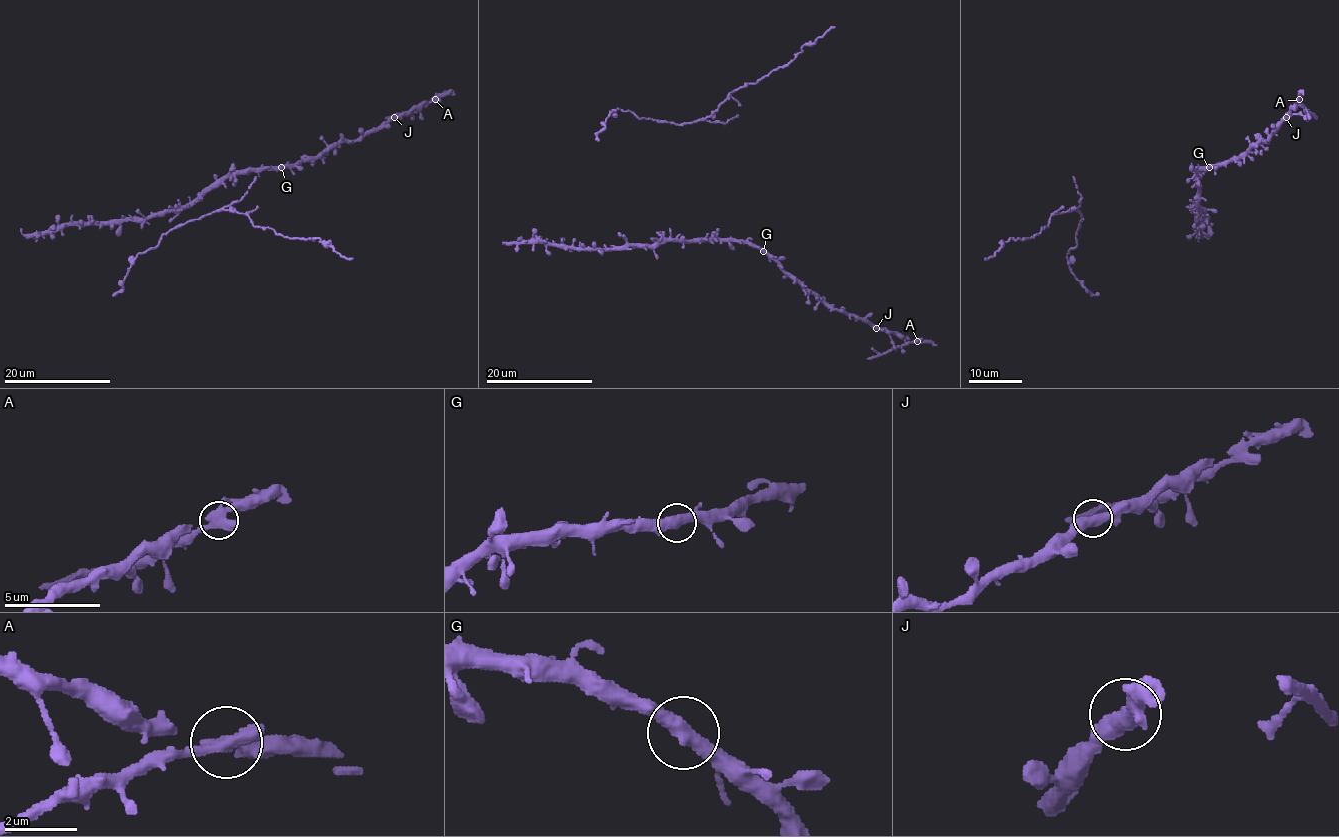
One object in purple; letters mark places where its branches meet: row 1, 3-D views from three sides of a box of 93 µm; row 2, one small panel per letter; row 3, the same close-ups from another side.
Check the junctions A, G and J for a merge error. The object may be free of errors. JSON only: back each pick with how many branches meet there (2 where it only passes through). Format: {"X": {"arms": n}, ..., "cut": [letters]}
{"A": {"arms": 2}, "cut": ["A"]}

